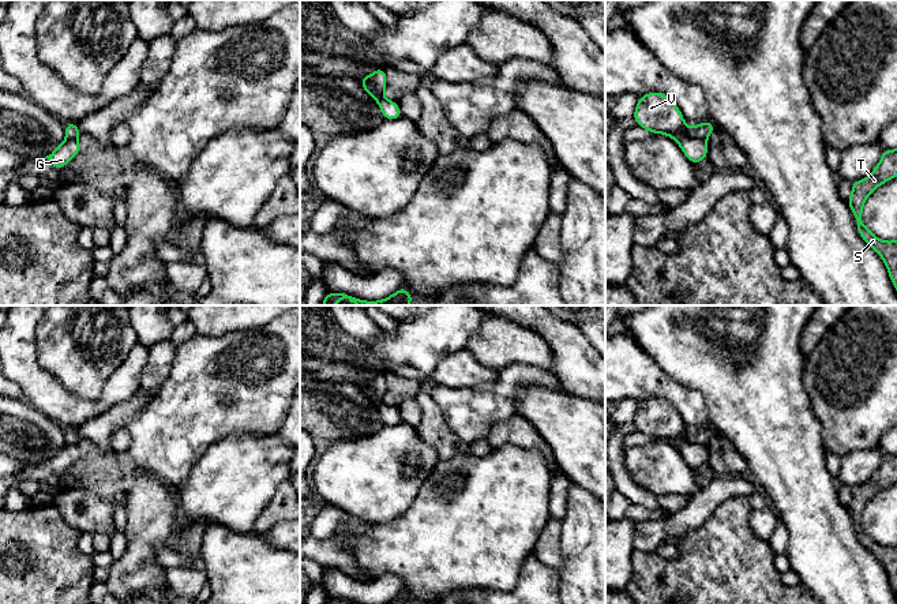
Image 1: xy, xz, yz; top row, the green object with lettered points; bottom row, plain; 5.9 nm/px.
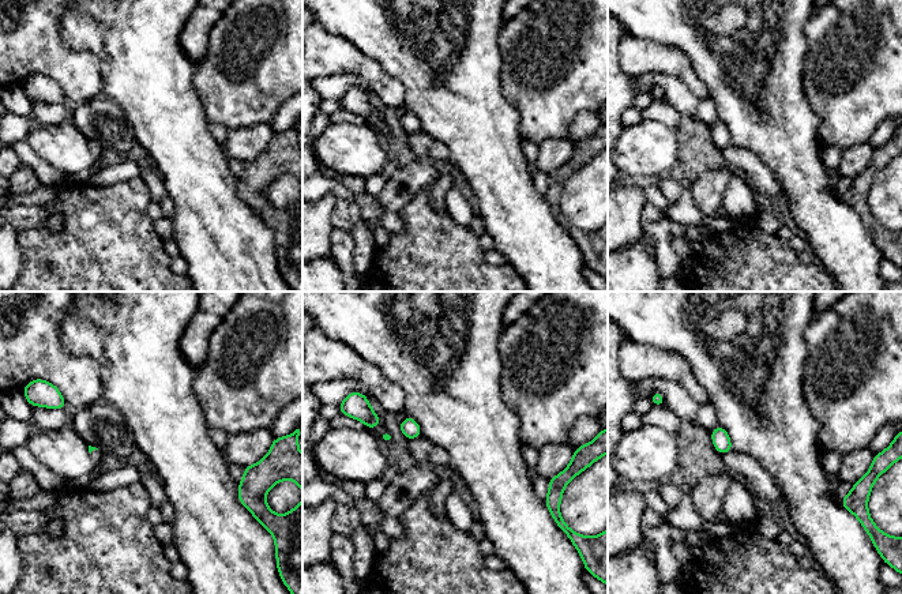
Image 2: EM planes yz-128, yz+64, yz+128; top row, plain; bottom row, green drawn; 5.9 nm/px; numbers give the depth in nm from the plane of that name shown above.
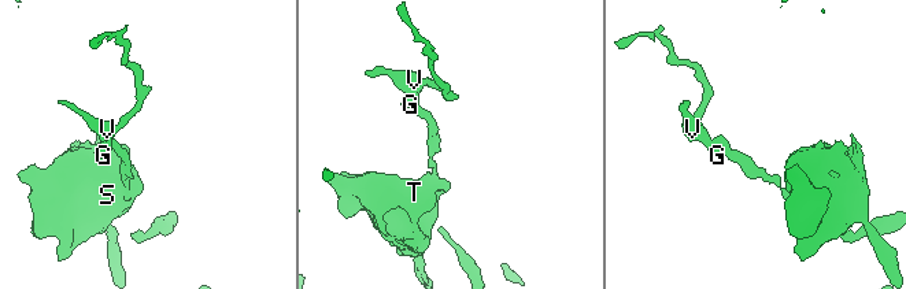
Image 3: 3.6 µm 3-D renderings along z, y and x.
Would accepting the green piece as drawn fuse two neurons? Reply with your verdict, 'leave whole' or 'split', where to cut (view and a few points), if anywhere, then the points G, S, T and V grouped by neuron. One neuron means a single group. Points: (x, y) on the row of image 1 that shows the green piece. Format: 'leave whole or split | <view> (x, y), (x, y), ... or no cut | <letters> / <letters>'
split | yz (690, 128), (697, 137), (705, 139) | G V / S T

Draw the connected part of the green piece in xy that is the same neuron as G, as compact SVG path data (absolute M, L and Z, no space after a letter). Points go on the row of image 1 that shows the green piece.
M65 139L60 143L48 158L52 162L50 168L61 169L64 168L72 158L75 158L79 153L80 145L78 139Z

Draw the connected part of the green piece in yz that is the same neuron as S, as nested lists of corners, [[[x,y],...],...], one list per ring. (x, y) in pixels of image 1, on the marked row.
[[[886,149],[872,173],[852,183],[848,205],[856,220],[857,233],[883,259],[890,281],[897,290],[897,240],[883,241],[878,239],[862,221],[863,205],[867,196],[893,177],[897,177],[897,150]]]

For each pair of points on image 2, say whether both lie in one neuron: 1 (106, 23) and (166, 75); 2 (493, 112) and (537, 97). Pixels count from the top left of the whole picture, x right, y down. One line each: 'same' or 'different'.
1: same
2: different

